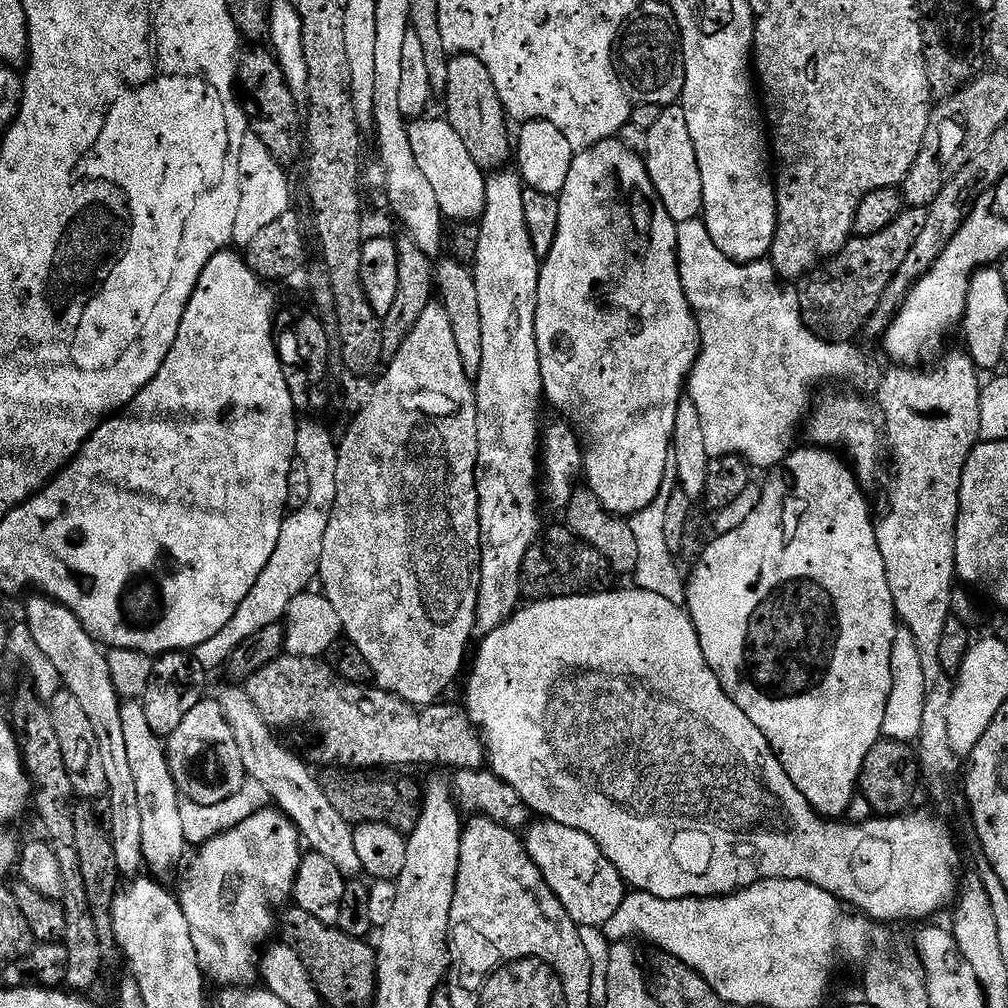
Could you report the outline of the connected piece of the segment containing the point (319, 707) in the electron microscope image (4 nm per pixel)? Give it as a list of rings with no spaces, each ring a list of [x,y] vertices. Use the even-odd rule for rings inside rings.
[[[281,654],[246,681],[249,698],[273,729],[304,728],[307,724],[313,724],[320,731],[320,745],[312,752],[314,759],[324,764],[336,764],[332,766],[340,770],[380,768],[383,764],[453,764],[456,770],[480,770],[485,767],[484,741],[463,711],[455,712],[450,705],[440,702],[425,708],[408,704],[371,683],[355,684],[339,676],[326,661],[315,656]]]

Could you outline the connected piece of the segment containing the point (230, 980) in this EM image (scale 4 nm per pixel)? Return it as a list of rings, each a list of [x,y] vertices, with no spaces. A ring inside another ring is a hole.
[[[272,806],[253,814],[248,820],[242,822],[240,825],[234,826],[233,829],[218,833],[213,840],[207,841],[199,846],[198,851],[195,853],[197,856],[193,858],[192,865],[188,868],[188,877],[184,880],[184,889],[178,892],[178,899],[182,906],[182,914],[186,914],[186,926],[190,926],[190,938],[194,942],[194,950],[198,954],[200,968],[211,983],[212,980],[214,983],[220,984],[219,986],[252,986],[257,983],[258,953],[261,951],[260,944],[265,943],[264,945],[267,945],[269,943],[268,935],[275,928],[277,931],[278,928],[278,912],[276,916],[275,908],[281,907],[280,909],[283,909],[293,899],[296,890],[296,875],[300,869],[302,859],[300,846],[302,847],[302,837],[299,829],[281,811]]]

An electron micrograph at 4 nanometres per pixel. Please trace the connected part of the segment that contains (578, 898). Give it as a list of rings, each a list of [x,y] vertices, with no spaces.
[[[551,822],[536,823],[527,829],[528,836],[523,837],[524,847],[546,878],[550,890],[562,902],[566,914],[570,914],[572,921],[580,928],[600,928],[609,922],[614,912],[622,906],[626,895],[625,882],[610,858],[606,858],[598,842],[582,830]]]

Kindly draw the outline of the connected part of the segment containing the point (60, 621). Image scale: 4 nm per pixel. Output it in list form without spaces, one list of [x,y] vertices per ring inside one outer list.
[[[32,594],[28,600],[26,623],[30,634],[40,650],[54,664],[60,675],[62,685],[74,695],[82,705],[83,711],[90,718],[98,742],[102,767],[106,769],[108,791],[106,801],[112,811],[112,840],[117,870],[121,877],[132,878],[139,868],[145,867],[142,850],[142,818],[138,807],[138,790],[134,783],[134,773],[130,771],[130,762],[126,751],[126,734],[122,731],[122,698],[116,693],[114,678],[110,678],[110,666],[105,649],[97,644],[87,630],[78,622],[78,618],[66,606],[57,600],[51,600],[43,594]]]

